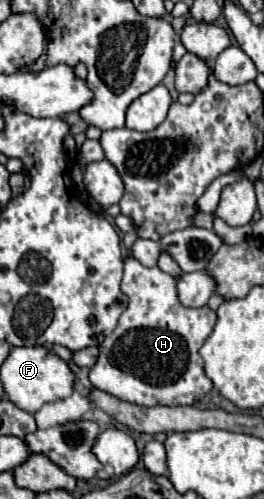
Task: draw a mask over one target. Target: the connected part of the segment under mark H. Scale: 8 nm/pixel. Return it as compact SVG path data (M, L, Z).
M133 256L125 262L121 292L129 298L129 304L125 312L121 314L119 324L113 330L113 334L107 336L103 344L99 344L97 362L89 368L89 380L95 388L105 390L107 394L117 396L119 400L127 400L139 406L195 404L213 388L211 380L205 376L203 358L199 356L199 348L203 346L209 332L213 330L217 316L207 306L183 308L179 304L175 284L177 284L175 278L157 266L147 268L141 262L137 262Z

